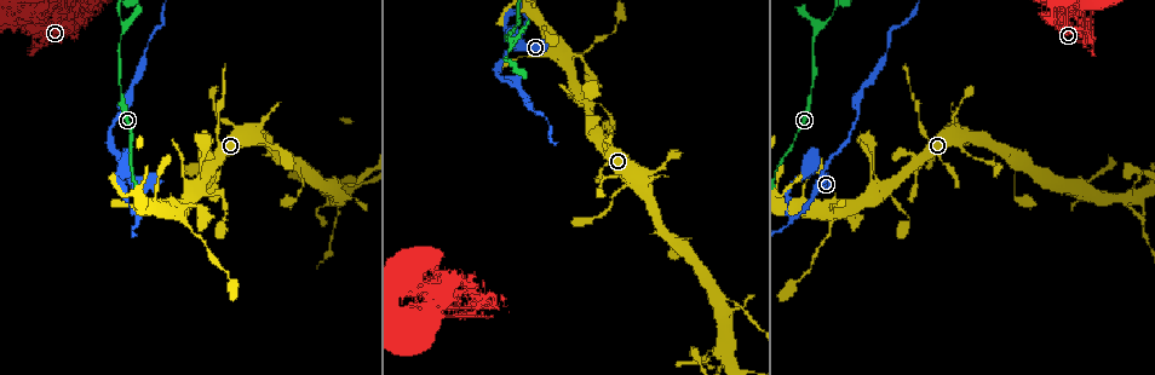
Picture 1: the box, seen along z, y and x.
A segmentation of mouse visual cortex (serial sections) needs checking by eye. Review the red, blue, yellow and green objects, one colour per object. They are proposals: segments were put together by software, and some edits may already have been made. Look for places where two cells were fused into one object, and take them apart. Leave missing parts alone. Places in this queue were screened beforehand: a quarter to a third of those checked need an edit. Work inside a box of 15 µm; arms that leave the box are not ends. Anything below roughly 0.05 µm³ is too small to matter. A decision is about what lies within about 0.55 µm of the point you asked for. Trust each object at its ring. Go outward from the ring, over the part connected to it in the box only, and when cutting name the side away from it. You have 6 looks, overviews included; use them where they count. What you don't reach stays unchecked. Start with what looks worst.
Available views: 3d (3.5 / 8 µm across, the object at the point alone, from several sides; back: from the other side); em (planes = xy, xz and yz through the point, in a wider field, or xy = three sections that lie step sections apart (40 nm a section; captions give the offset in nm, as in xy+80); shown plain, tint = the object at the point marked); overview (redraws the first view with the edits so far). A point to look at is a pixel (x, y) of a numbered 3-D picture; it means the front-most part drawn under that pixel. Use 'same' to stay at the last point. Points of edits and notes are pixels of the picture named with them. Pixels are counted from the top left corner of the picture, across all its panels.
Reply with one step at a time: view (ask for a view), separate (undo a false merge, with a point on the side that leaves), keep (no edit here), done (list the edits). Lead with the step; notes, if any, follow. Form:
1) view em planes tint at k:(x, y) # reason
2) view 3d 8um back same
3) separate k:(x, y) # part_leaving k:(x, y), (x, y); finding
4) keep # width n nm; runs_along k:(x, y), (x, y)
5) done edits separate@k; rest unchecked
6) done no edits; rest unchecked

view 3d 8um at 1:(90, 10) # abrupt turn

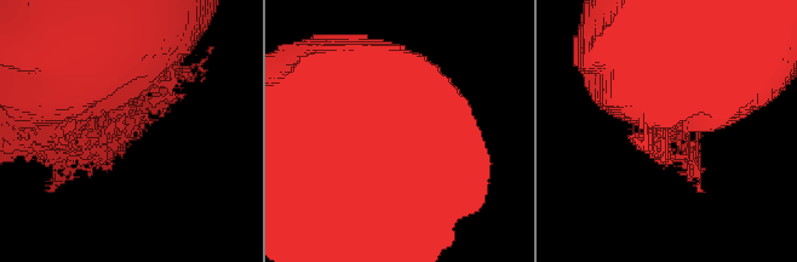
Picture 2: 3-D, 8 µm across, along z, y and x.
view em xy step 1 tint at 2:(132, 134)

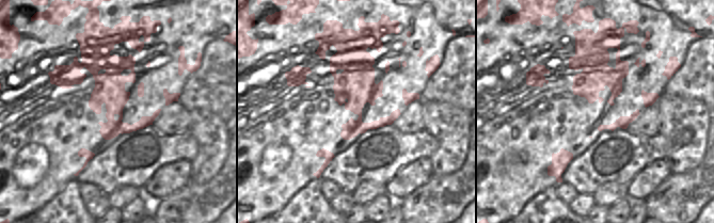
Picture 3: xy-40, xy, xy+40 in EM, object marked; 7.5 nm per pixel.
keep # runs_along 3:(111, 41), (107, 137); one cell here

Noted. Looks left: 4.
view 3d 3.5um at 1:(816, 27)

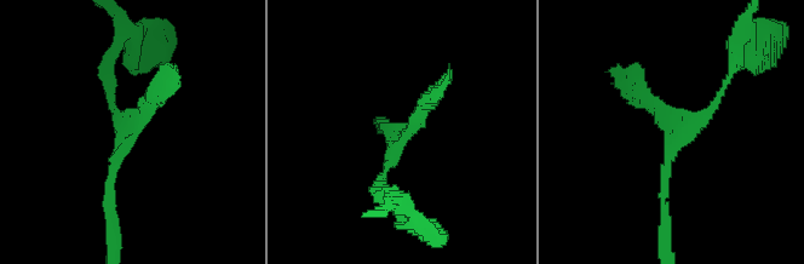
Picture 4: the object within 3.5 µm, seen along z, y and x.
view em xy step 5 tint at 4:(393, 139) # shape alone is not enough

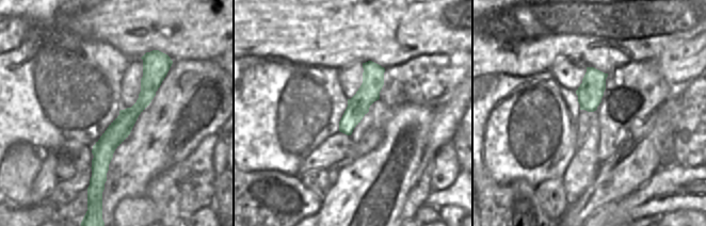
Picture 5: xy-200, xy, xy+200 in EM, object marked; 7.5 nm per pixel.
keep # runs_along 4:(667, 216), (671, 149), (730, 74); all the same cell

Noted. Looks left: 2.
view 3d 3.5um at 1:(436, 278) # abrupt turn

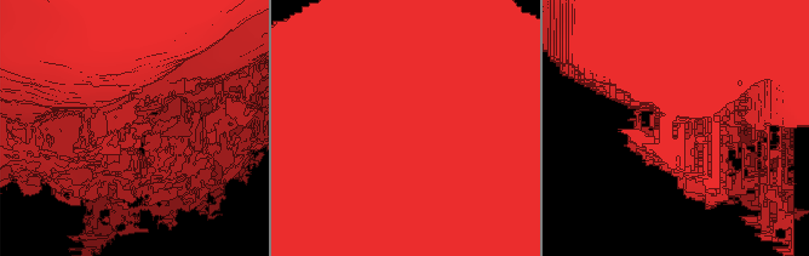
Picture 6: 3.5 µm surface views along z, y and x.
view em xy step 1 tint at 6:(136, 125) # shape alone is not enough

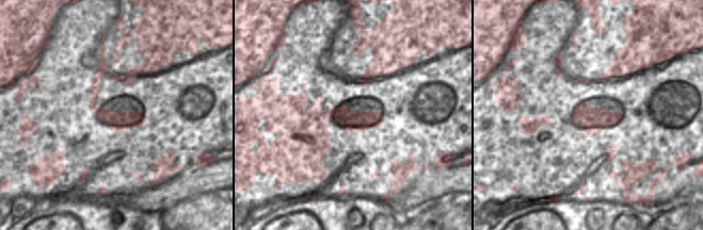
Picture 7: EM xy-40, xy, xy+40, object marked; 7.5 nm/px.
keep # runs_along 6:(420, 169), (368, 91); continuous, no second cell

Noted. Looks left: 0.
done no edits; rest unchecked

